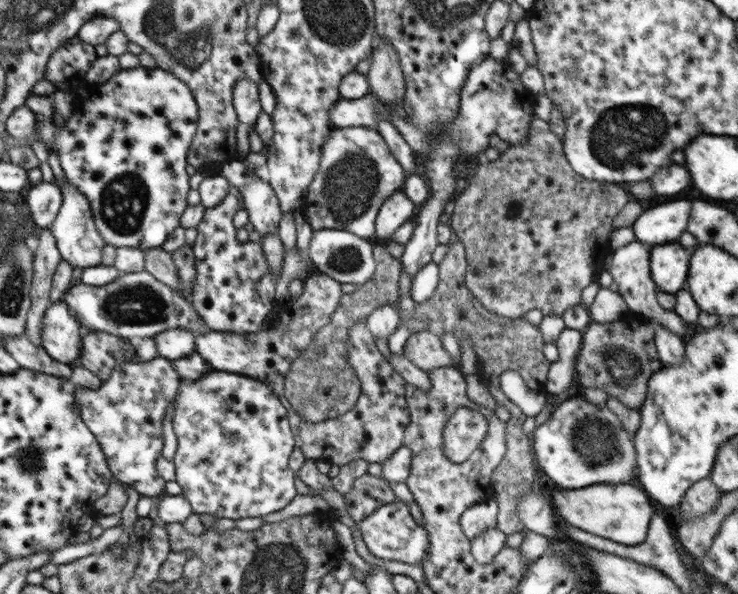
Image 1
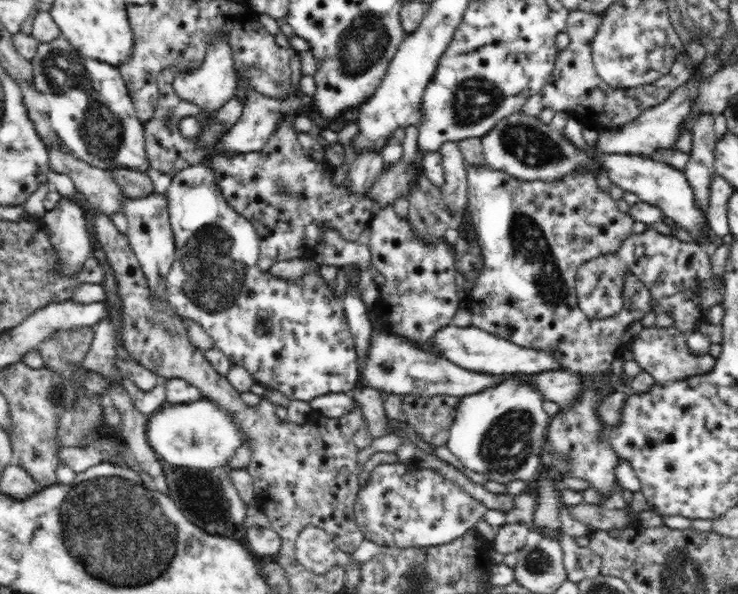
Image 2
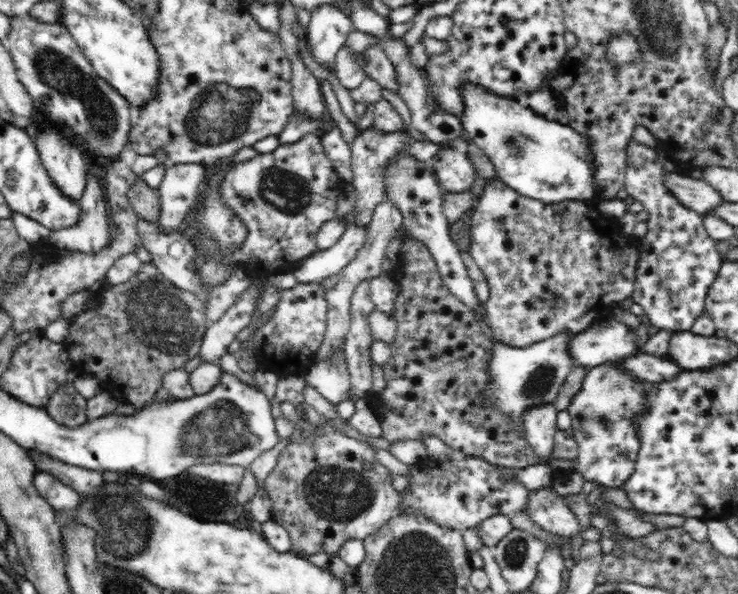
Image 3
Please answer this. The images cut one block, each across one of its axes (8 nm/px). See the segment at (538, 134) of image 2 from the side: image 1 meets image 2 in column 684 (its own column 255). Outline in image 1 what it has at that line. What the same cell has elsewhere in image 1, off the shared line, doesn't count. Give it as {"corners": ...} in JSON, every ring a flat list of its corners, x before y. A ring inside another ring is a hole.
{"corners":[[236,158,223,164,221,174,230,182,232,189,236,188,236,192,239,192,243,208,249,214,249,221,256,232,262,234,261,240,268,233,280,232,281,217,284,214,269,183,262,182,254,169,246,165,245,160]]}

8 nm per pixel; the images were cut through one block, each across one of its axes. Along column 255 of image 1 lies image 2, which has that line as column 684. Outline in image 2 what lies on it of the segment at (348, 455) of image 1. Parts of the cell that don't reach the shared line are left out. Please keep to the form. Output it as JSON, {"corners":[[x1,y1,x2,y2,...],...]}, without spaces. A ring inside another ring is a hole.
{"corners":[[644,327,634,337,628,347,631,349,633,359,648,372,659,386,684,380,688,377,708,374,715,365,715,358,712,355,696,355,690,352,687,342,687,333,678,330,676,327]]}

